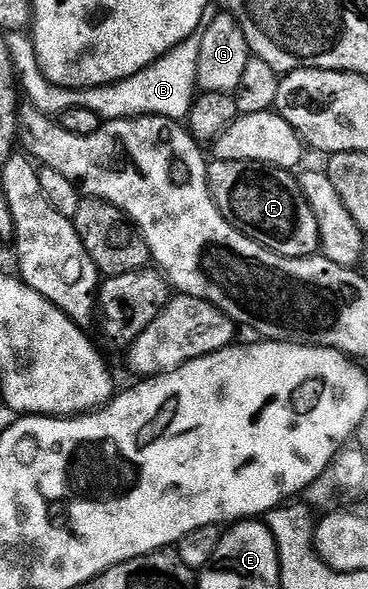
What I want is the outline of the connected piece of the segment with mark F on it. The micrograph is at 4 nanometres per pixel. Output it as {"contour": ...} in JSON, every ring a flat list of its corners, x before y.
{"contour":[[215,159,207,166,207,181,217,207,249,239,282,257,308,256,311,245,321,244,317,215,292,170,249,160]]}

